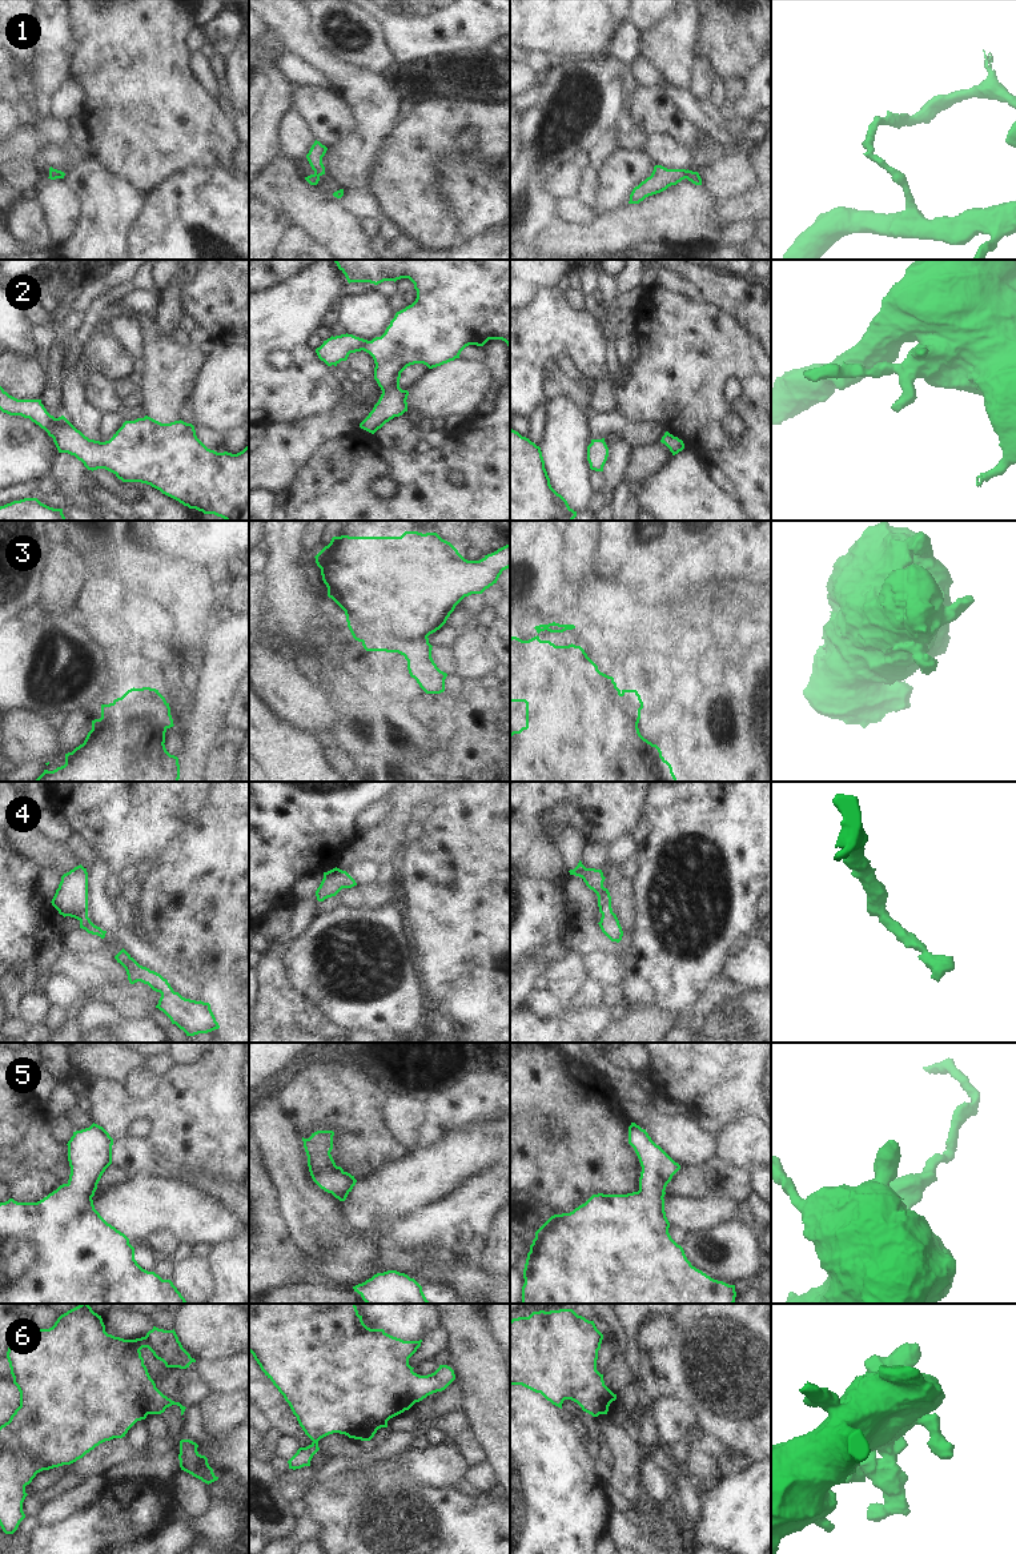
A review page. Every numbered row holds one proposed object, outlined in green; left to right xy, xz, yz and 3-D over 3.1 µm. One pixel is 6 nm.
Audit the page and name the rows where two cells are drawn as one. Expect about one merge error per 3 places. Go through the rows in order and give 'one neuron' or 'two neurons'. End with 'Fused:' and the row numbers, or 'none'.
1: two neurons
2: one neuron
3: two neurons
4: one neuron
5: one neuron
6: one neuron
Fused: 1, 3

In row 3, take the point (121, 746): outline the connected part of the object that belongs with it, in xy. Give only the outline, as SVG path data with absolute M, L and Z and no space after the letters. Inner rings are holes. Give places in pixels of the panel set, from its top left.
M123 696L109 704L101 704L101 718L92 720L92 730L83 744L65 754L65 764L44 772L35 782L178 782L178 758L165 748L166 728L150 716L132 714Z

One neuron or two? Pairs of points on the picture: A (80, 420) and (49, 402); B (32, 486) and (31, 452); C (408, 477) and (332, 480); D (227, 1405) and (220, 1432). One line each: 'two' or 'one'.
A: two
B: two
C: one
D: one

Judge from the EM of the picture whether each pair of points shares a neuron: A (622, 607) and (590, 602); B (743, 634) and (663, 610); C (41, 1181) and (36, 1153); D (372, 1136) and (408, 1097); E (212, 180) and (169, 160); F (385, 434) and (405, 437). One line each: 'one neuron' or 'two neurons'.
A: one neuron
B: one neuron
C: two neurons
D: two neurons
E: two neurons
F: one neuron

